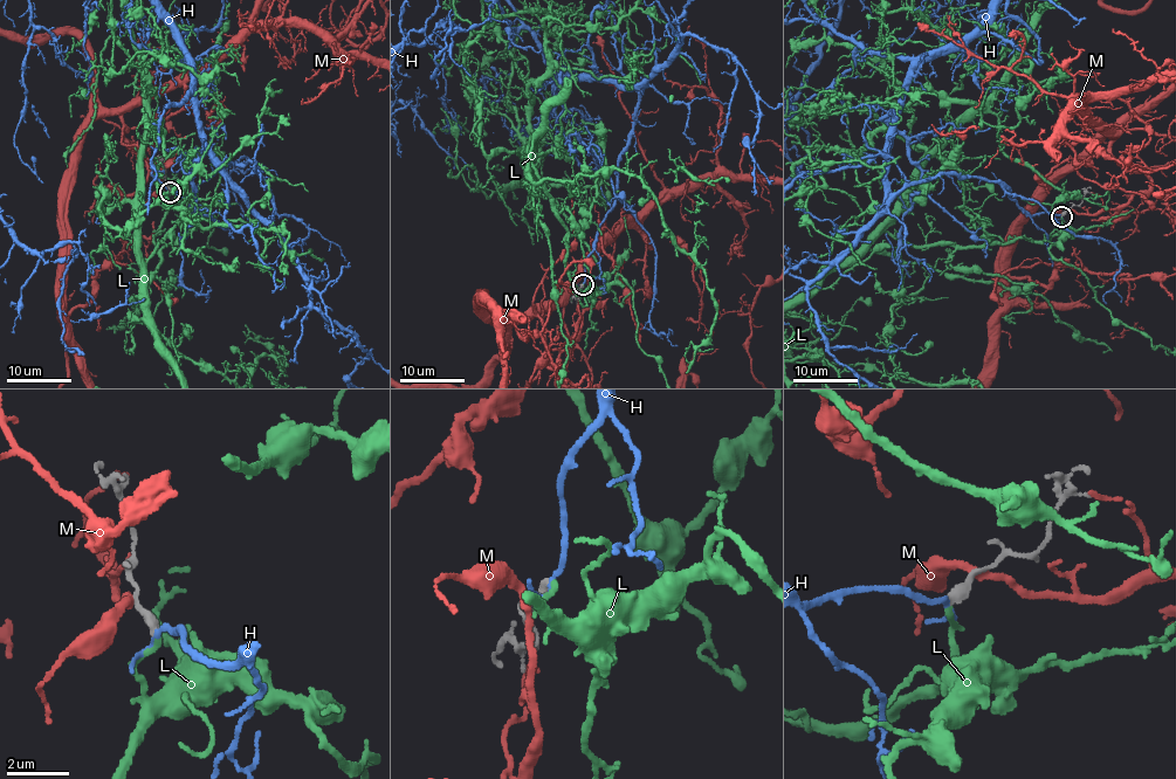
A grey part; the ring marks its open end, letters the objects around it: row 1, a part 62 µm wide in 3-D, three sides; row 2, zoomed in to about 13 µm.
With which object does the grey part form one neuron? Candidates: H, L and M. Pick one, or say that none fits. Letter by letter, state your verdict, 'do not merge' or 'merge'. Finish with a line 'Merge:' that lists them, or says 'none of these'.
H: do not merge
L: merge
M: do not merge
Merge: L

